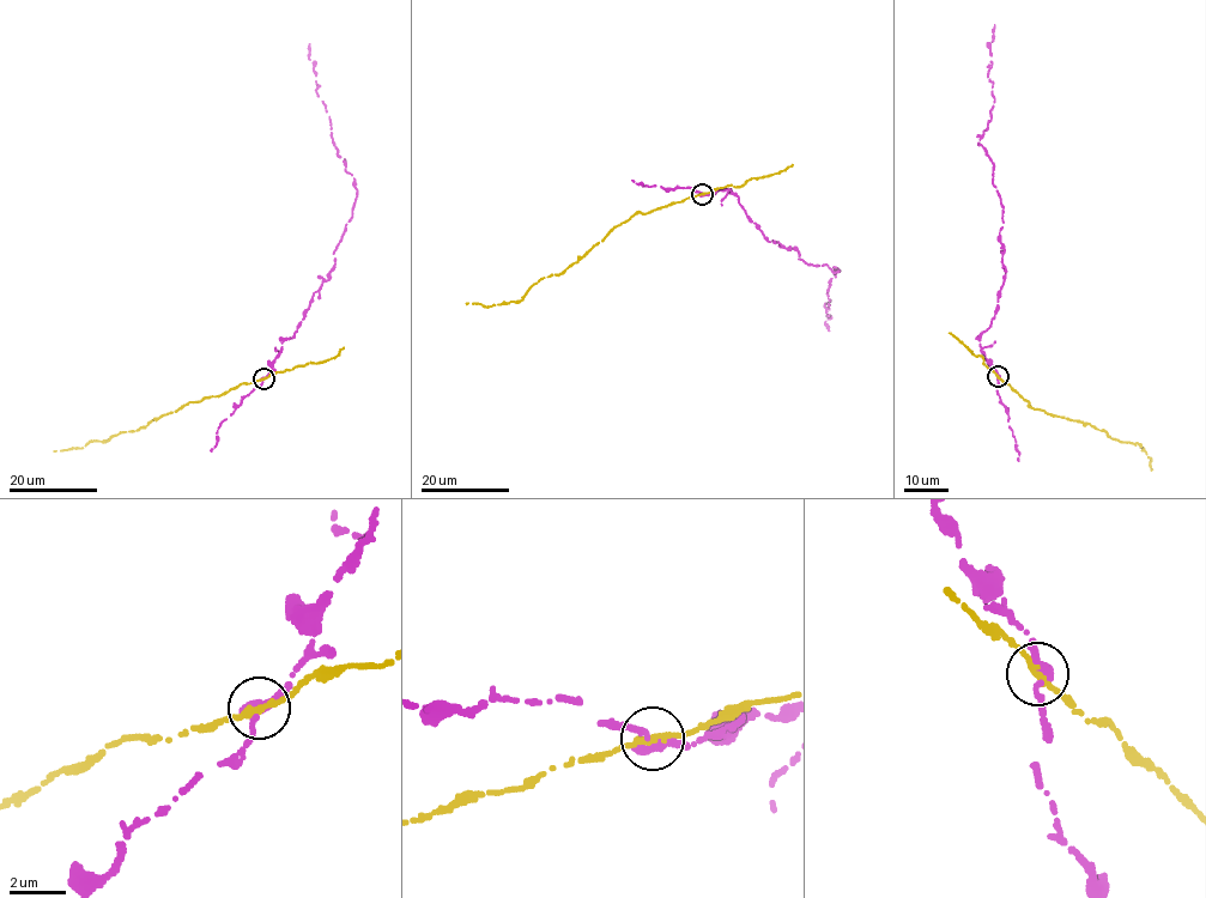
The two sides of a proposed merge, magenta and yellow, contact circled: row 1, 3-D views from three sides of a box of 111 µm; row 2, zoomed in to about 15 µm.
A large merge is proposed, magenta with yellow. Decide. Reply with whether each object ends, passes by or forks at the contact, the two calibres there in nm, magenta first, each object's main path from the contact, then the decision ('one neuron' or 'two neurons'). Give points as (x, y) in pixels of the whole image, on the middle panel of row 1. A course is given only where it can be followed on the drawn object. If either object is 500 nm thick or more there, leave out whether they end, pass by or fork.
magenta ends there; yellow passes by; 440 nm thick on the magenta side, 240 nm on the other; magenta runs (702, 194), (731, 189), (768, 241), (798, 250), (808, 266), (840, 271), (834, 267), (824, 305), (829, 331); yellow runs (702, 194), (642, 214), (637, 212), (562, 272), (541, 278), (519, 301), (484, 307), (466, 303); two neurons

